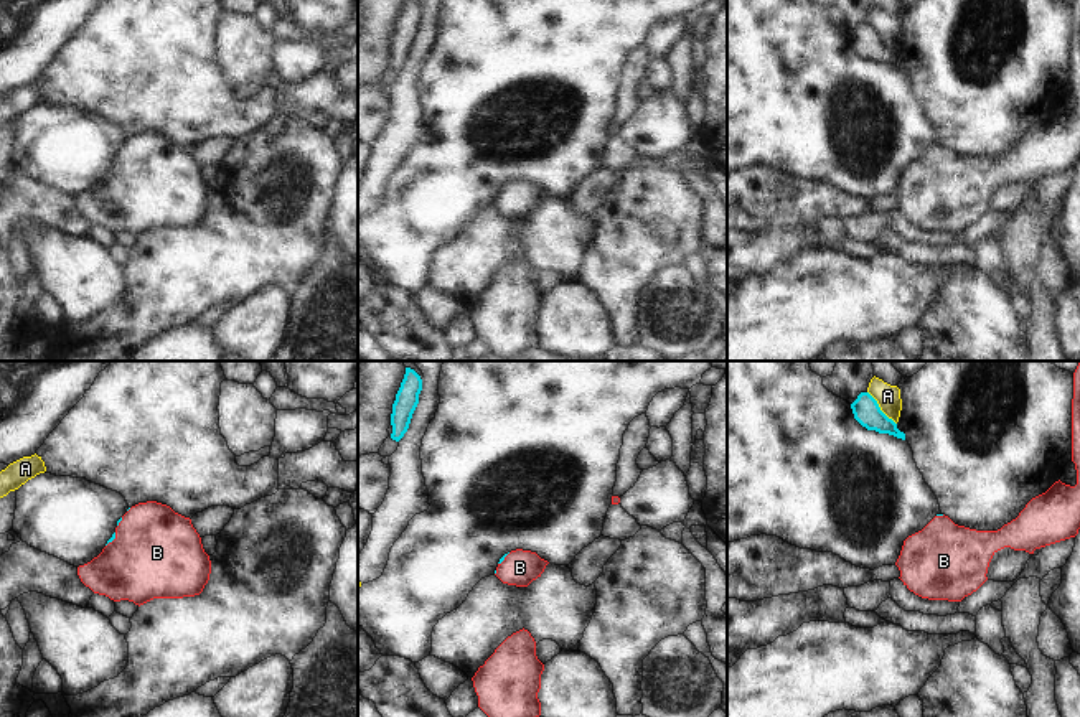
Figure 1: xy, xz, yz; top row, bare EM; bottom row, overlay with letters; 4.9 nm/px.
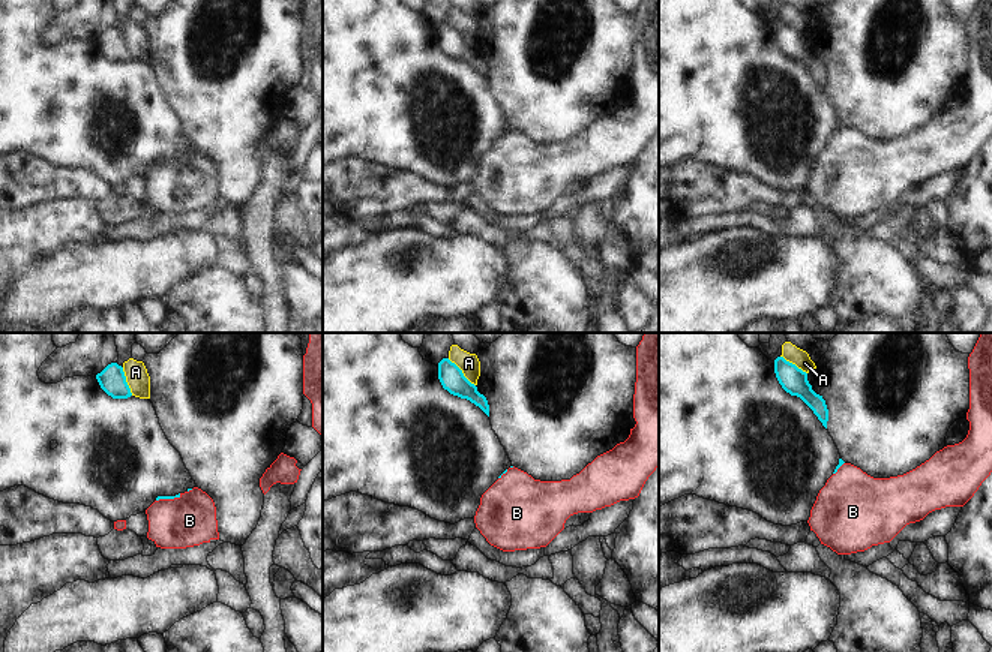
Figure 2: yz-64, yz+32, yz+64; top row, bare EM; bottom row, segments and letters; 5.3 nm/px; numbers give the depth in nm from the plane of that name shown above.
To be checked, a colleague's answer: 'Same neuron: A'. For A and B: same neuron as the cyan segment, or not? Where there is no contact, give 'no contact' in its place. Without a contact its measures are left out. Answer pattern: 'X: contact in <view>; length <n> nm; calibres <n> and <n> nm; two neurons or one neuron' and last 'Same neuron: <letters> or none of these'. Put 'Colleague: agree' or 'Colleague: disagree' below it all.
A: contact in yz; length 220 nm; calibres 130 and 120 nm; two neurons
B: contact in xy; length 90 nm; calibres 20 and 440 nm; one neuron
Same neuron: B
Colleague: disagree

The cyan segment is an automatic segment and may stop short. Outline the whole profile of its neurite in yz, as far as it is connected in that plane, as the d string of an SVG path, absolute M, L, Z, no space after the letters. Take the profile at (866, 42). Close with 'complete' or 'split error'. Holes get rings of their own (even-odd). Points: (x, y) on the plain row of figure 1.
M861 23L851 35L854 49L867 61L889 64L905 71L905 64L897 59L897 54L889 49L879 38L877 31L869 23Z; complete

